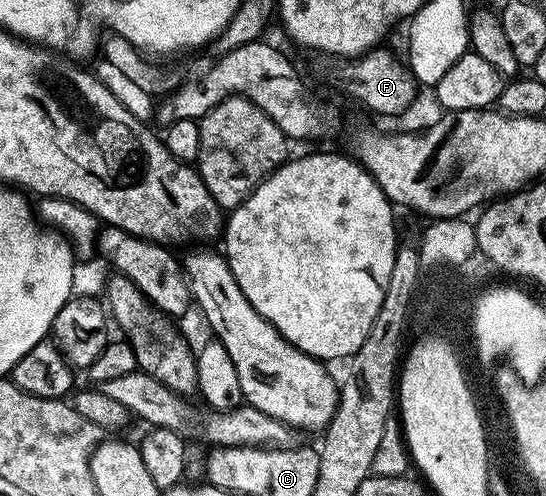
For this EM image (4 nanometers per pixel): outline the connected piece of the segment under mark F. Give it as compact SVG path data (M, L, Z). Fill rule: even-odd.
M376 48L368 54L346 60L334 56L315 56L312 57L315 59L311 62L311 70L321 81L336 86L341 93L348 94L351 98L356 98L375 114L403 114L415 102L415 75L402 61L399 63L389 51L383 49Z

